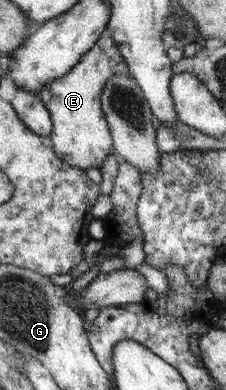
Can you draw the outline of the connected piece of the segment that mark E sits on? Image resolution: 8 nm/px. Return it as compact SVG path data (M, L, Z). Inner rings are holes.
M105 30L99 42L83 55L70 73L48 83L38 92L54 119L54 129L49 138L55 151L68 165L84 170L100 168L104 159L114 152L114 140L103 112L102 99L104 86L116 74L131 77L126 59L120 55L114 37Z

